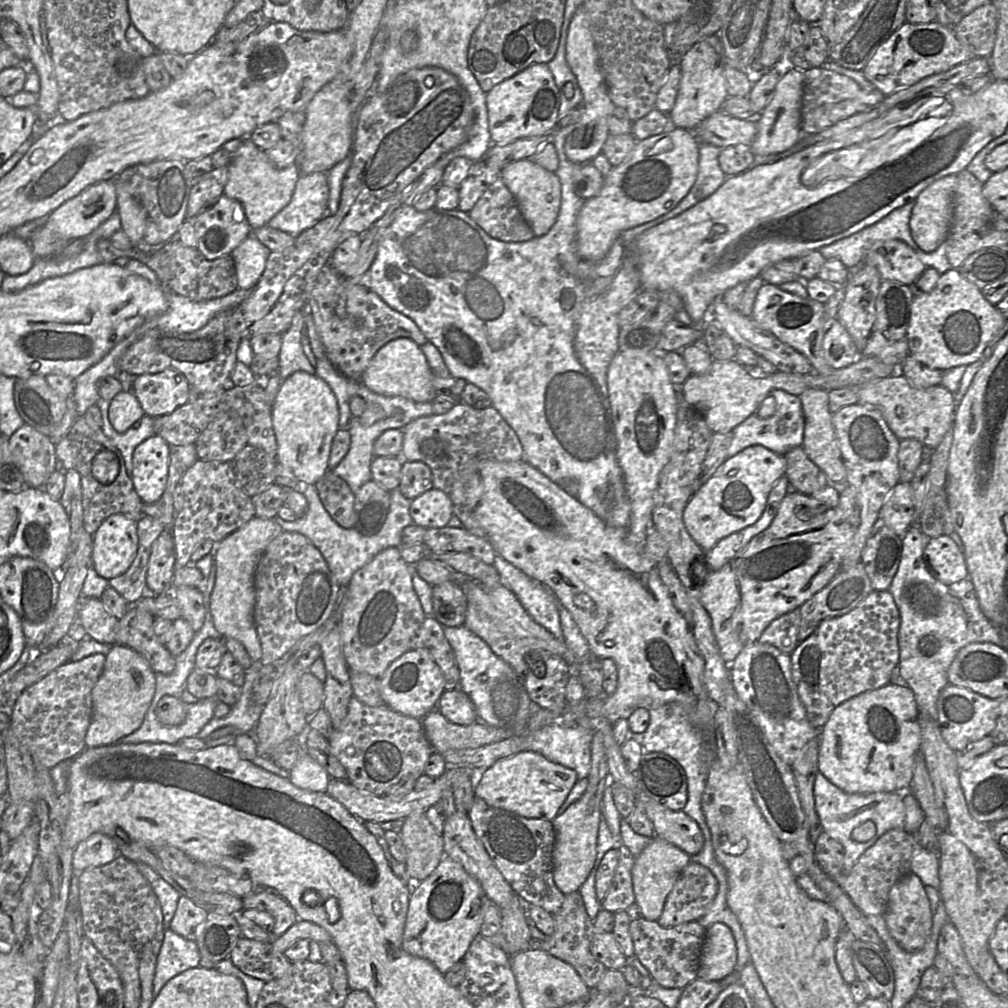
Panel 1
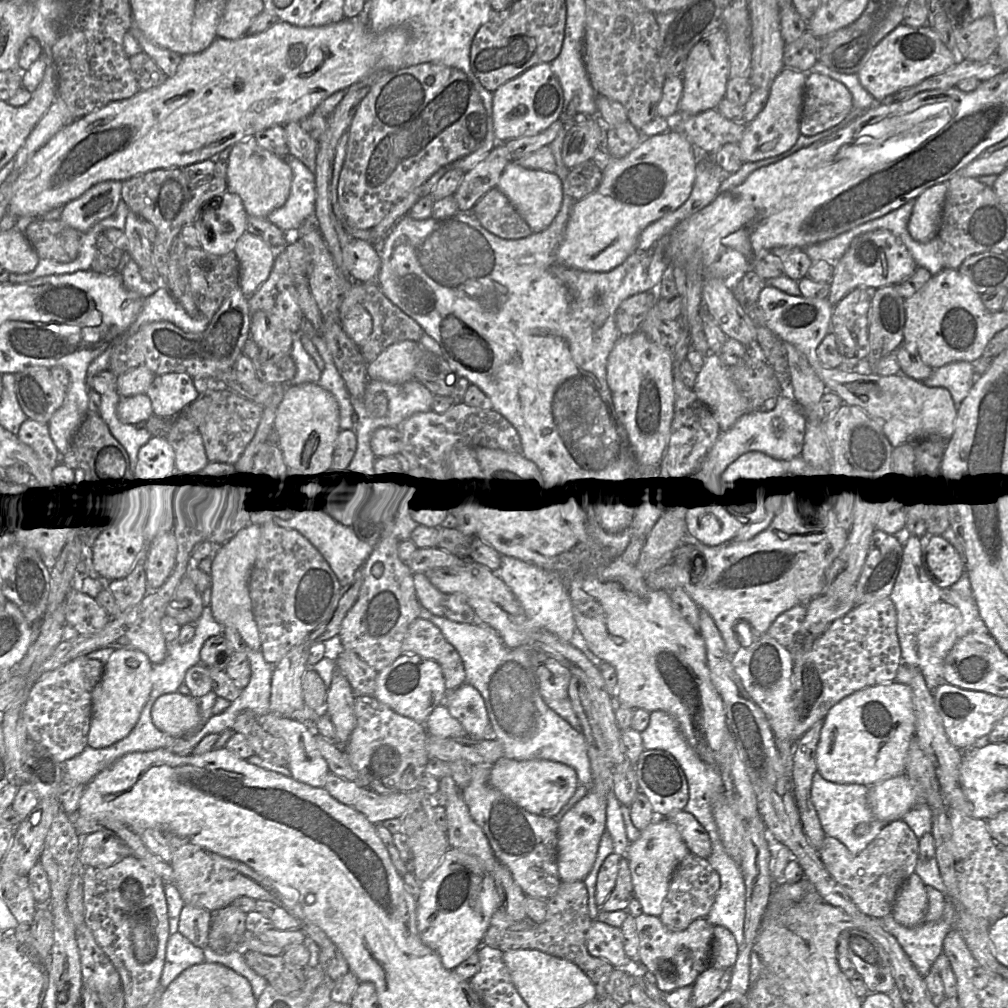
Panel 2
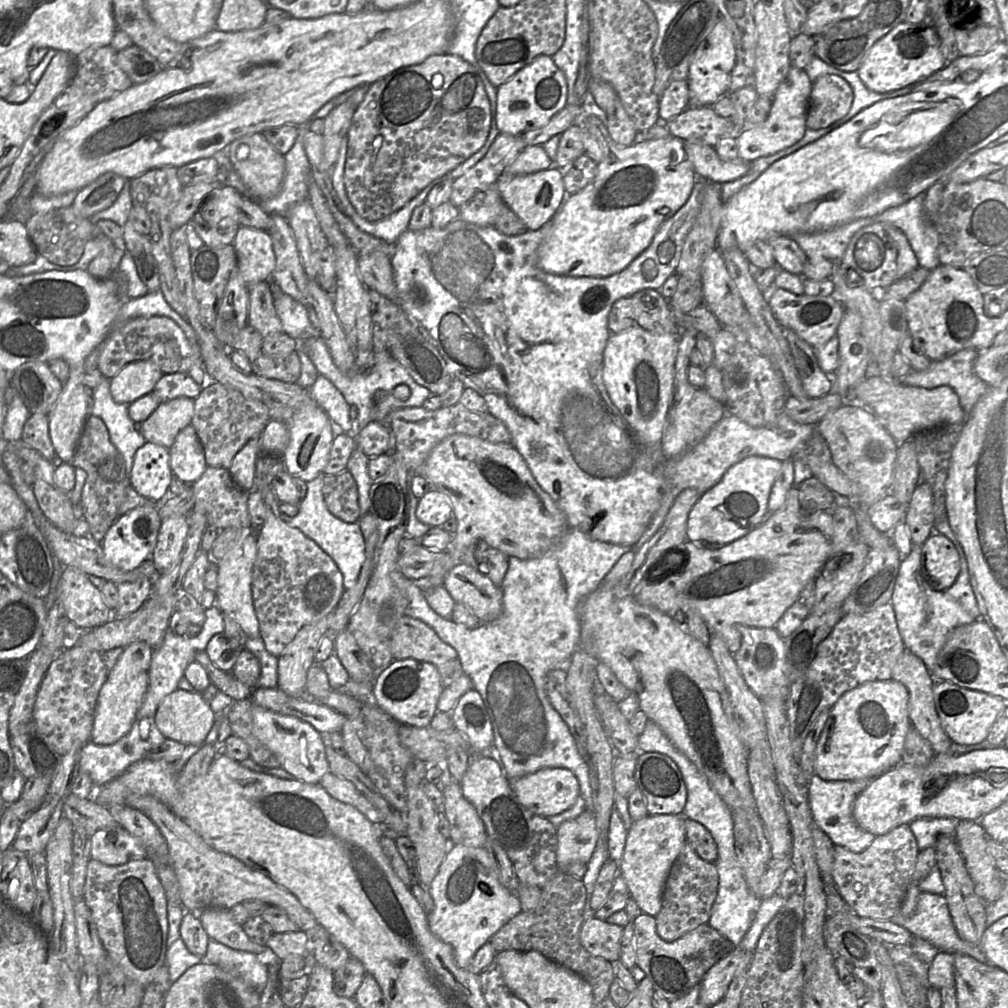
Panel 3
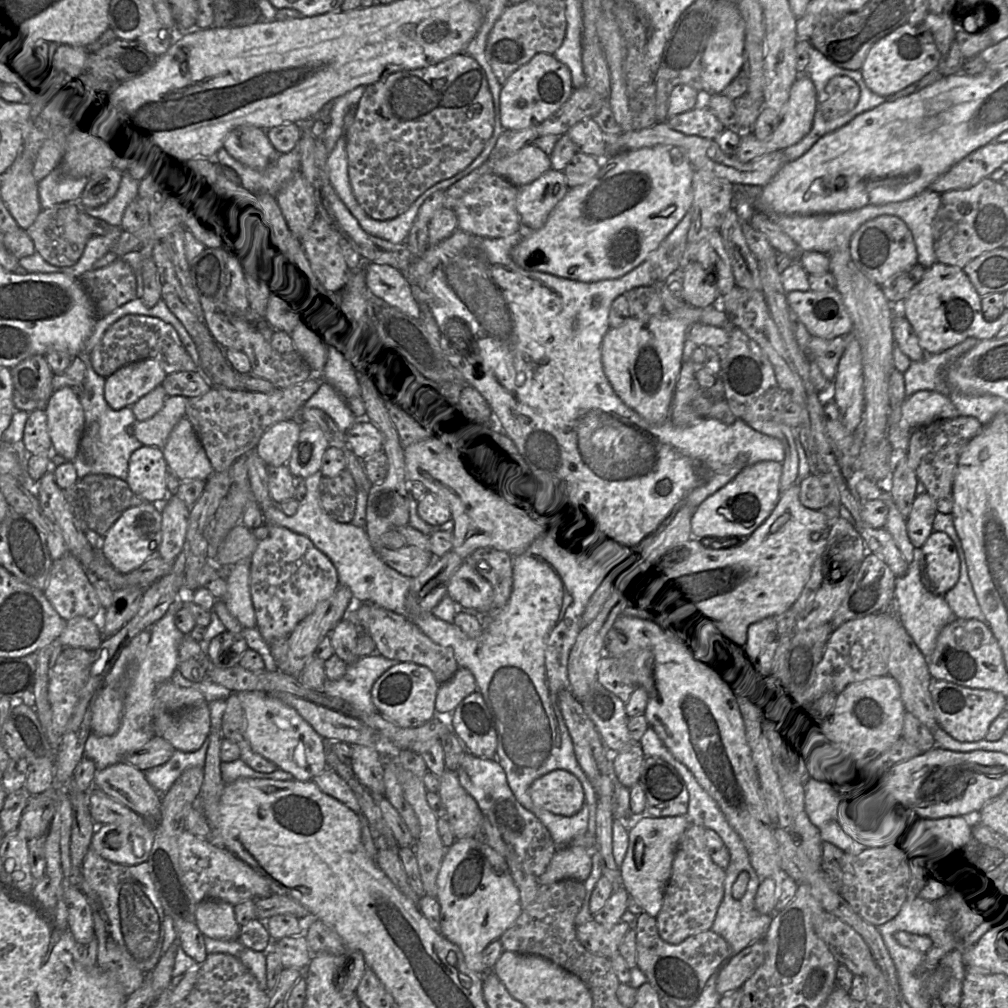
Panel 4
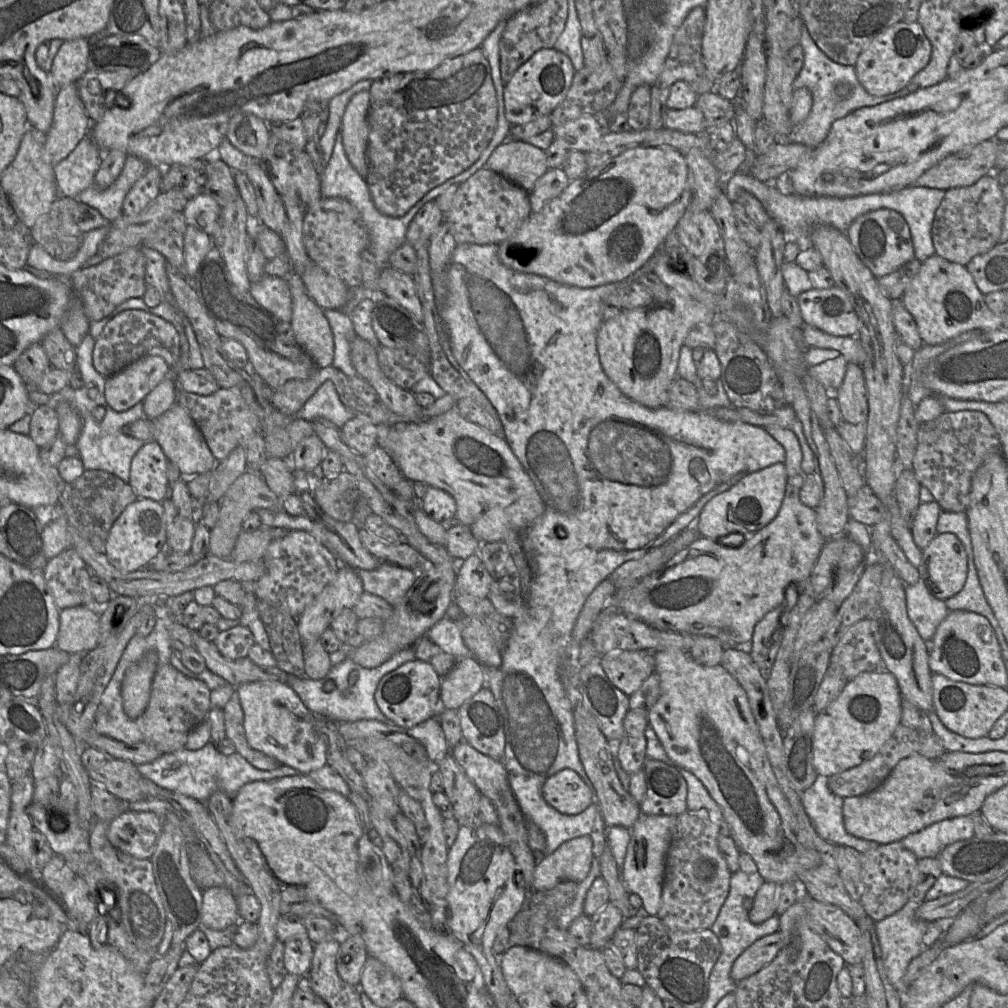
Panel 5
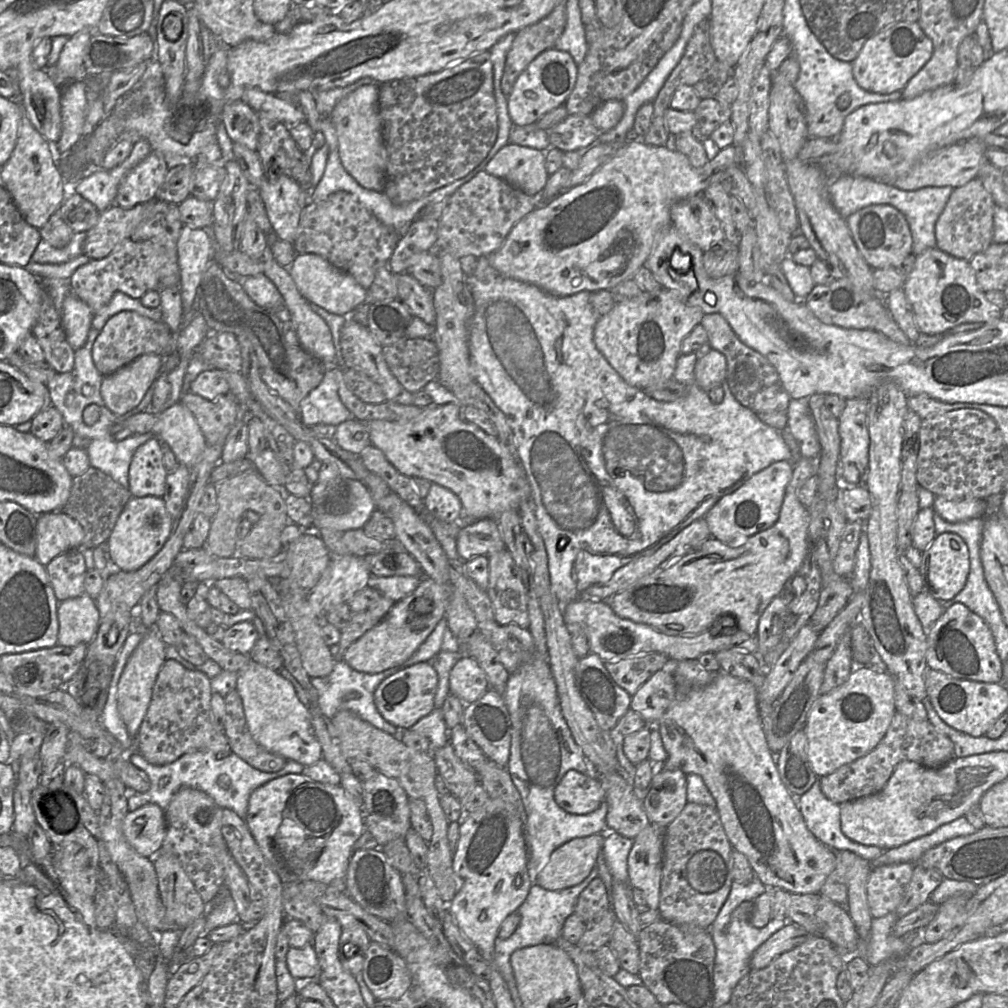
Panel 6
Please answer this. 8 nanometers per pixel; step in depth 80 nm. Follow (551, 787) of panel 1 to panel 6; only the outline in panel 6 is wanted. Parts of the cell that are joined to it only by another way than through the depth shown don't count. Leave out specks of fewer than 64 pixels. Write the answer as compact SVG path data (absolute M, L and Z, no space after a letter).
M569 770L556 786L554 799L567 813L585 815L600 807L605 791L595 775Z

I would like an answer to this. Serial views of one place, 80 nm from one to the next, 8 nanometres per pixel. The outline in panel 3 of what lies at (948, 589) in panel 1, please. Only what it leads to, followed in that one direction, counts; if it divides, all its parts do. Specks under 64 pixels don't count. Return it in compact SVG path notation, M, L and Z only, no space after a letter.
M913 544L908 556L902 557L891 604L905 649L918 656L932 671L947 636L957 626L975 619L947 592L933 590L921 574L921 546Z

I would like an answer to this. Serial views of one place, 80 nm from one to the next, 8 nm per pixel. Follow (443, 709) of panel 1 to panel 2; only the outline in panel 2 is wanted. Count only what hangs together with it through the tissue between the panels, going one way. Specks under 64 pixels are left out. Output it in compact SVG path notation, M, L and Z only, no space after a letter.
M462 684L456 689L447 692L446 700L440 705L445 705L447 707L450 715L462 725L467 736L477 740L493 737L484 700L479 691L473 686Z

